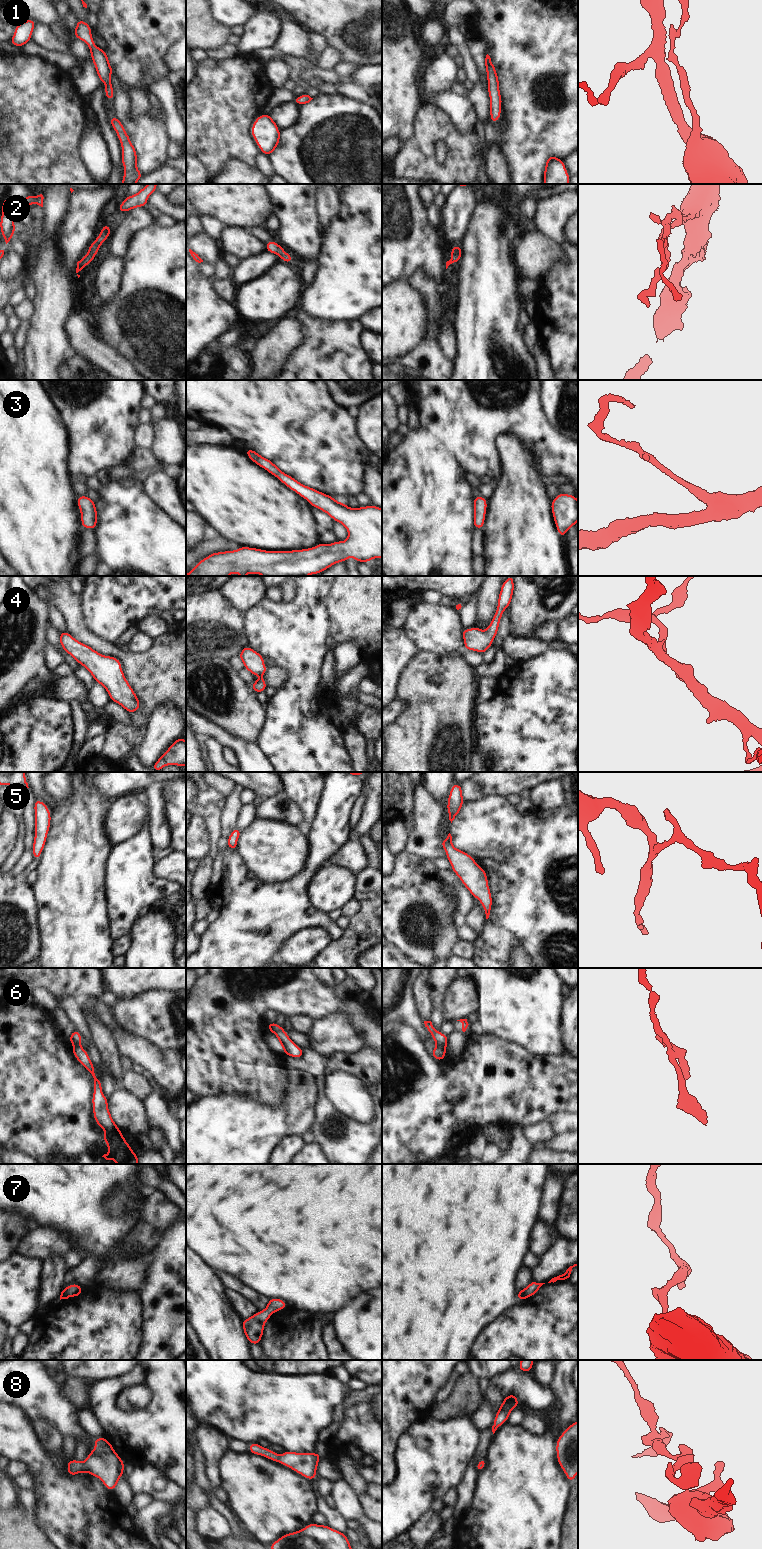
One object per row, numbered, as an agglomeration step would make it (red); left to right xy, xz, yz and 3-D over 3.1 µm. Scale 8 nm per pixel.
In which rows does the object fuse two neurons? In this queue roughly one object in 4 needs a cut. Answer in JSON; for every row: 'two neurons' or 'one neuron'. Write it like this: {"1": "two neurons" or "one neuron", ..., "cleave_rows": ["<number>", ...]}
{"1": "one neuron", "2": "one neuron", "3": "one neuron", "4": "one neuron", "5": "one neuron", "6": "two neurons", "7": "one neuron", "8": "one neuron", "cleave_rows": ["6"]}

